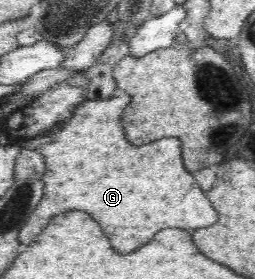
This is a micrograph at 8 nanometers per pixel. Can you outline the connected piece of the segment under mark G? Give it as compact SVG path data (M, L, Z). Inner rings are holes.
M116 93L109 100L89 100L85 98L73 110L73 116L59 128L39 134L35 138L23 140L19 146L37 151L45 157L45 196L35 208L27 223L19 232L21 245L33 242L39 233L49 225L49 222L63 212L69 210L83 210L93 216L105 236L111 240L111 246L117 252L135 252L143 244L149 244L153 236L163 228L183 228L183 230L197 230L207 228L217 222L217 212L211 206L205 192L199 188L197 180L185 170L181 160L181 142L177 138L161 138L151 144L133 146L127 142L121 118L123 109L130 103L131 97L127 93Z

